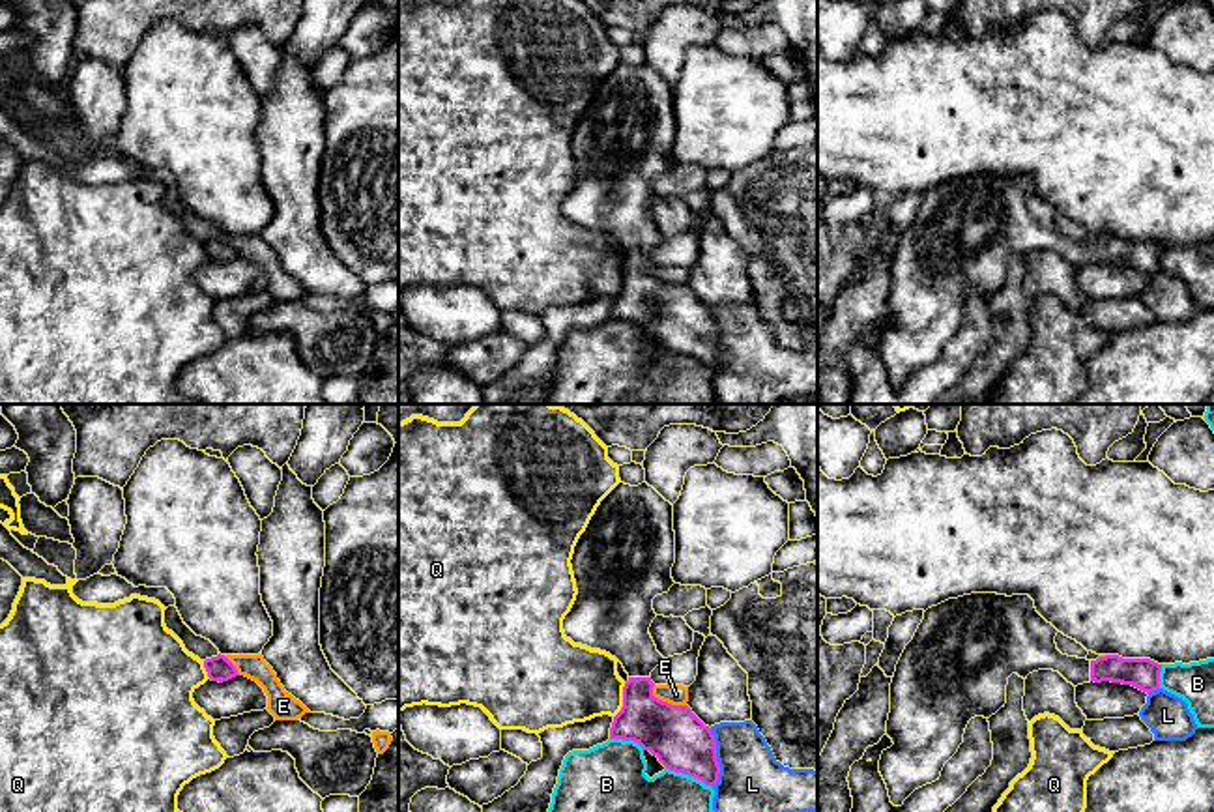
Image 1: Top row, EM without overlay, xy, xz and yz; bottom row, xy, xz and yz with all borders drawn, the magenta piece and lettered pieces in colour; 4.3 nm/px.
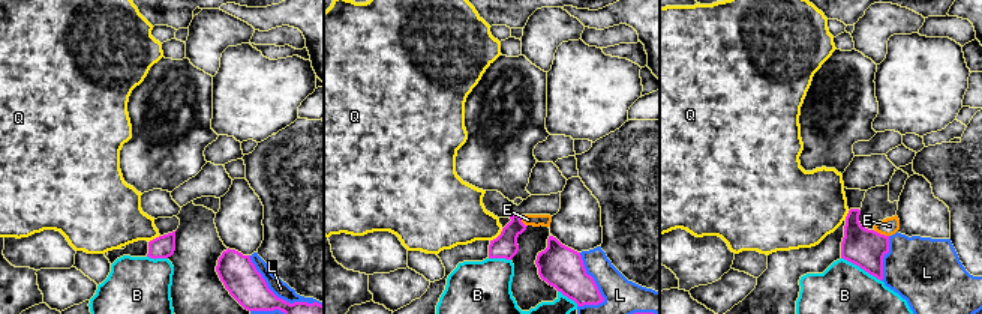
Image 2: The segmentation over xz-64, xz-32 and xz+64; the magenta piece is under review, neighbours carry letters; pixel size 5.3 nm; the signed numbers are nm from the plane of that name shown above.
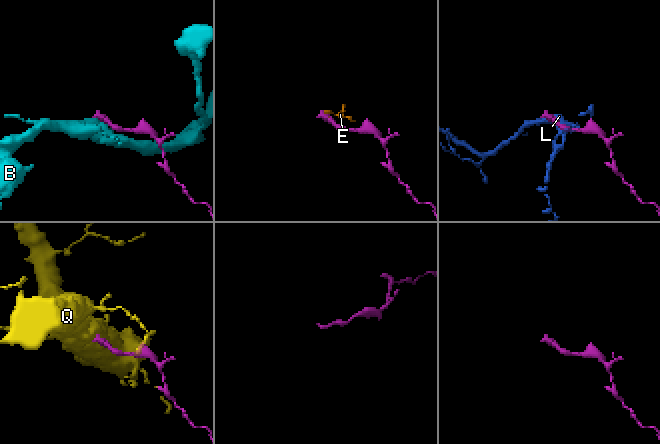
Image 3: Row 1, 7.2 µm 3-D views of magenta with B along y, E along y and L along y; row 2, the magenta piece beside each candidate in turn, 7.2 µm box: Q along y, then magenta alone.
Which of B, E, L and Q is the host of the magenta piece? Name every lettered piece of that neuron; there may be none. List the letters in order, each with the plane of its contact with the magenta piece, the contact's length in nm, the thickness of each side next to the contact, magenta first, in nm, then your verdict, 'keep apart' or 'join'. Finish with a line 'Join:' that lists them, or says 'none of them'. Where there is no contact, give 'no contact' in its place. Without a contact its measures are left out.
B: meets magenta in xz; contact 220 nm long; 240 nm thick on the magenta side, 180 nm on the other; keep apart
E: meets magenta in xz; contact 170 nm long; 240 nm thick on the magenta side, 90 nm on the other; keep apart
L: meets magenta in xz; contact 260 nm long; 240 nm thick on the magenta side, 280 nm on the other; keep apart
Q: meets magenta in xz; contact 160 nm long; 240 nm thick on the magenta side, 340 nm on the other; keep apart
Join: none of them

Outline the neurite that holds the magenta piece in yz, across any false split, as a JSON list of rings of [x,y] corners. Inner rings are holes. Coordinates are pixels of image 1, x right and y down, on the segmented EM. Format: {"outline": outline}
{"outline": [[[971,593],[924,612],[924,619],[905,645],[890,683],[887,735],[894,745],[883,750],[879,773],[894,806],[902,806],[915,790],[939,780],[945,763],[963,743],[971,718],[990,718],[1004,707],[1012,674],[1027,679],[1033,672],[1053,670],[1074,687],[1111,681],[1132,685],[1147,694],[1160,689],[1162,664],[1119,655],[1096,660],[1068,657],[1057,649],[1057,632],[1036,612],[1029,595]]]}

